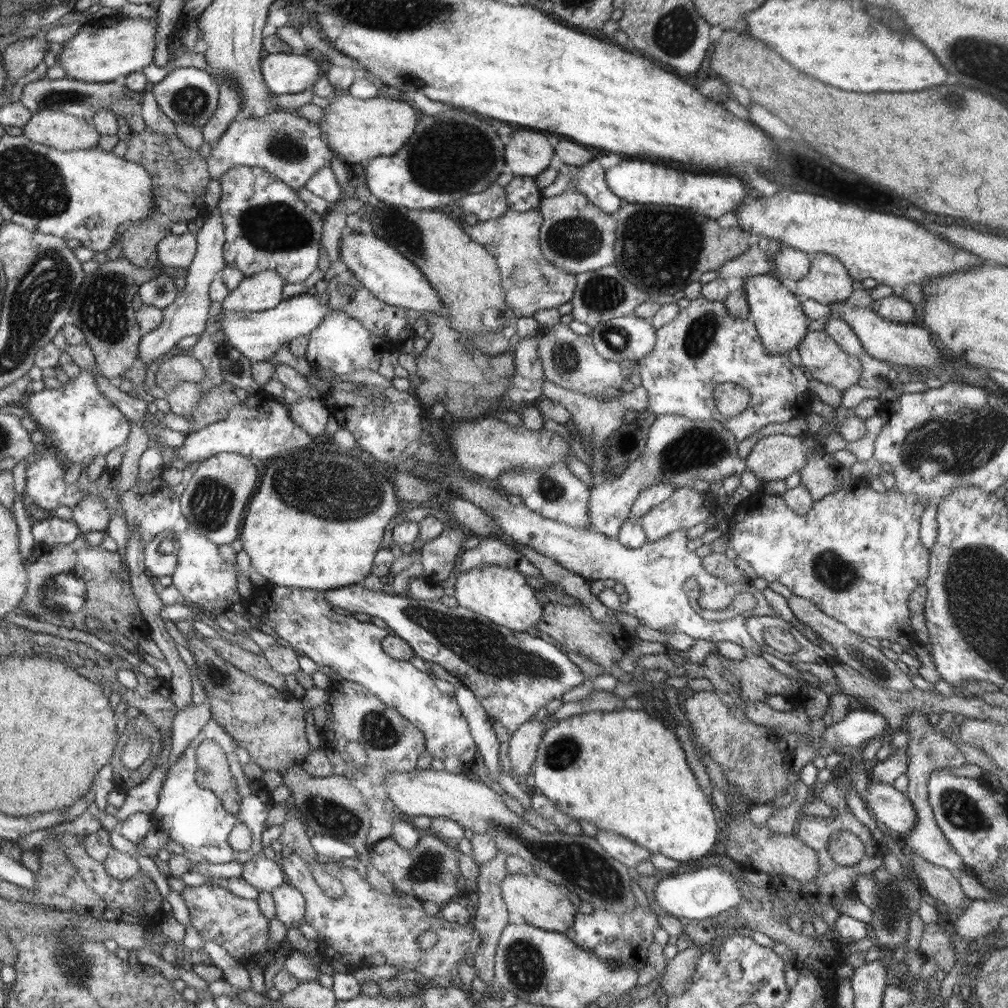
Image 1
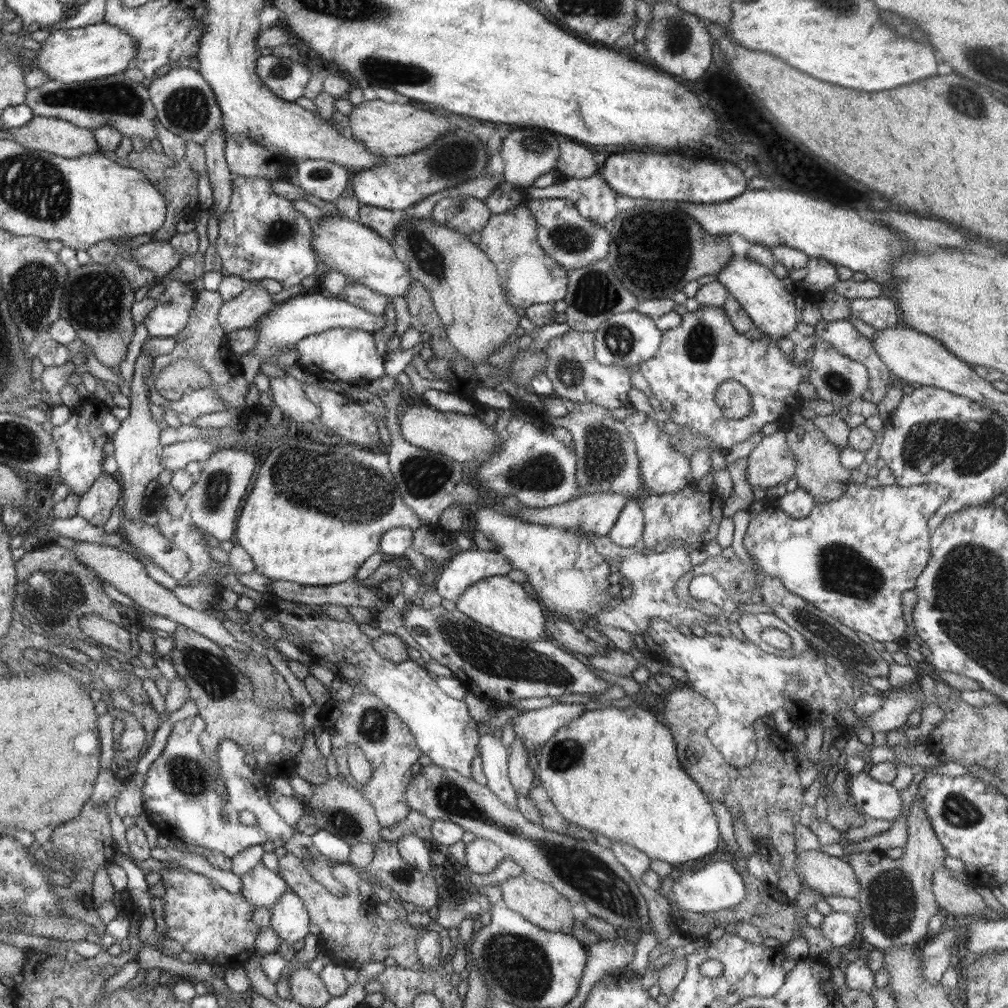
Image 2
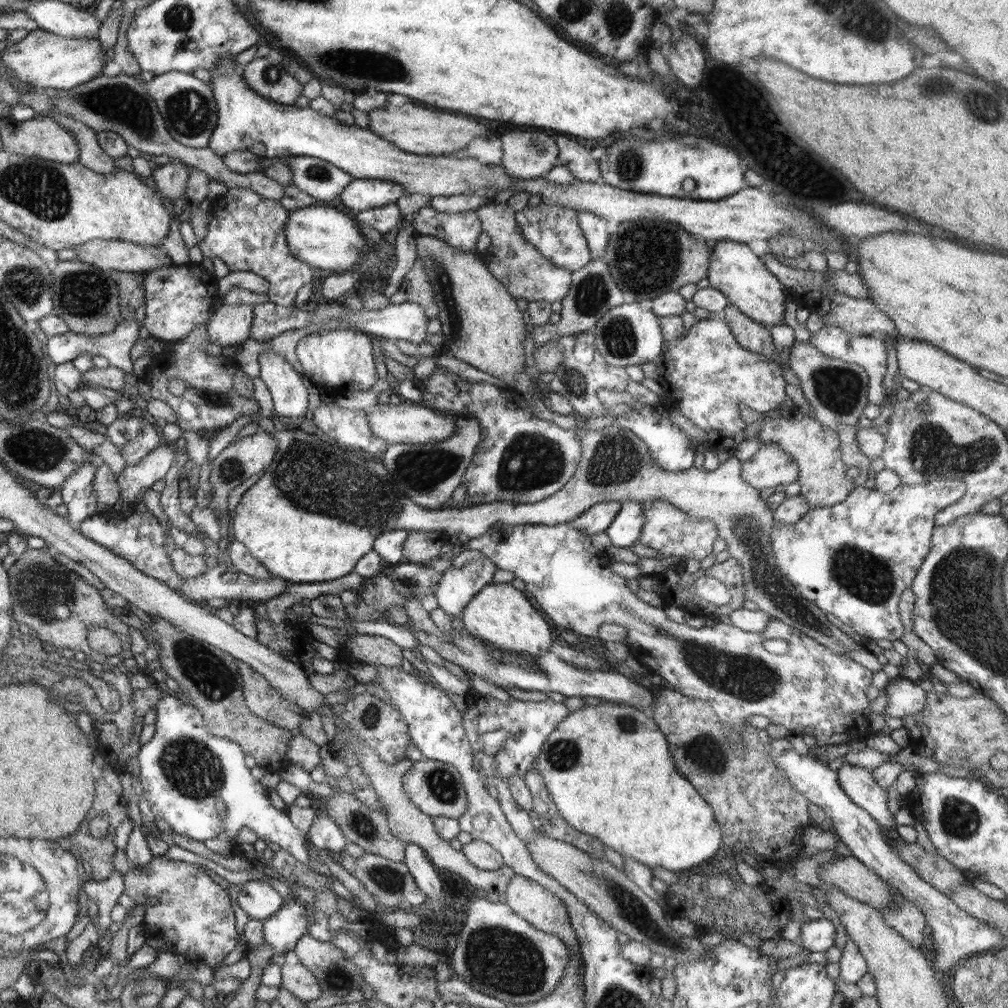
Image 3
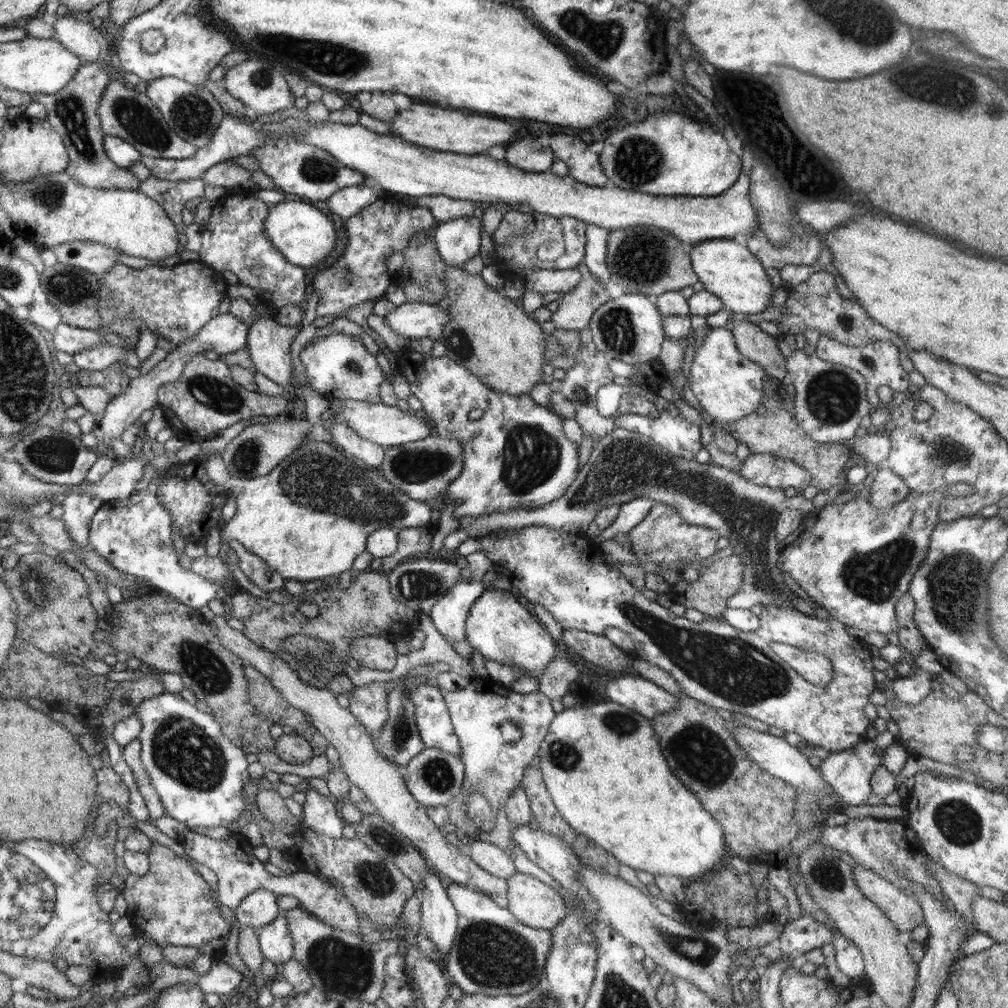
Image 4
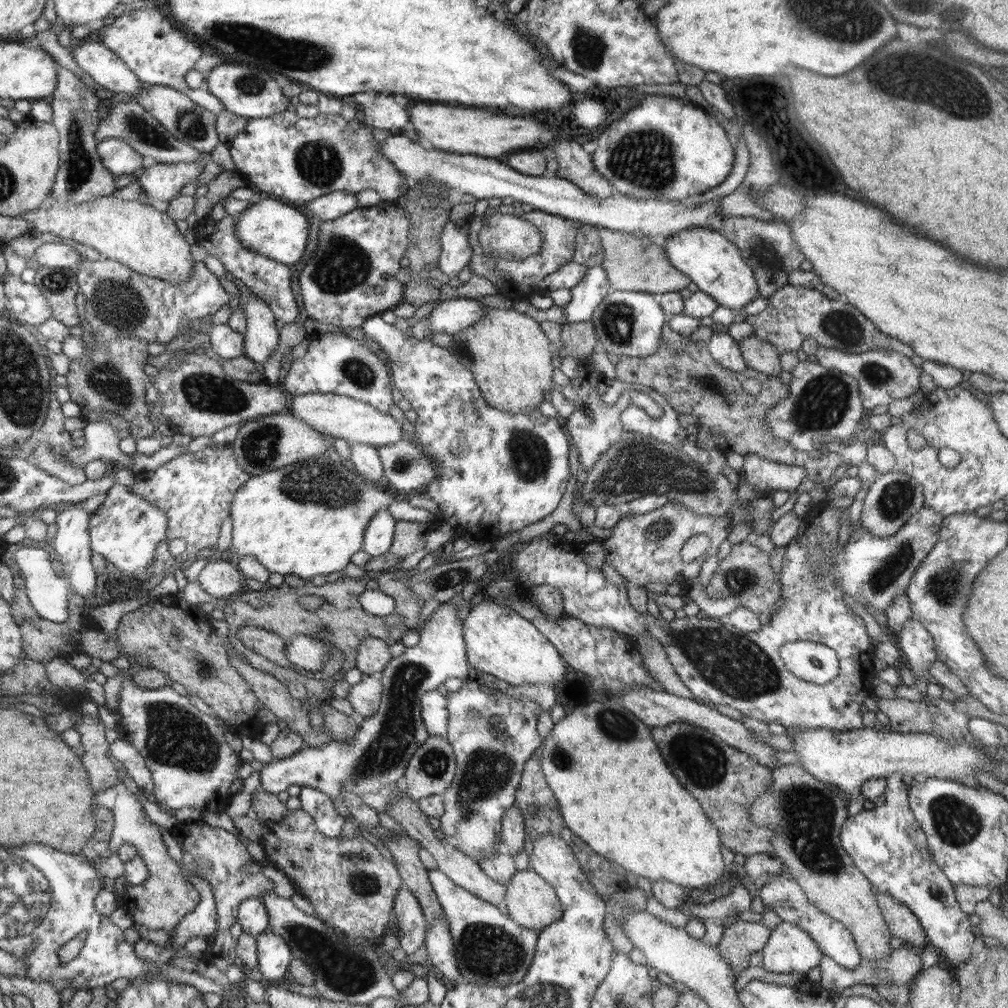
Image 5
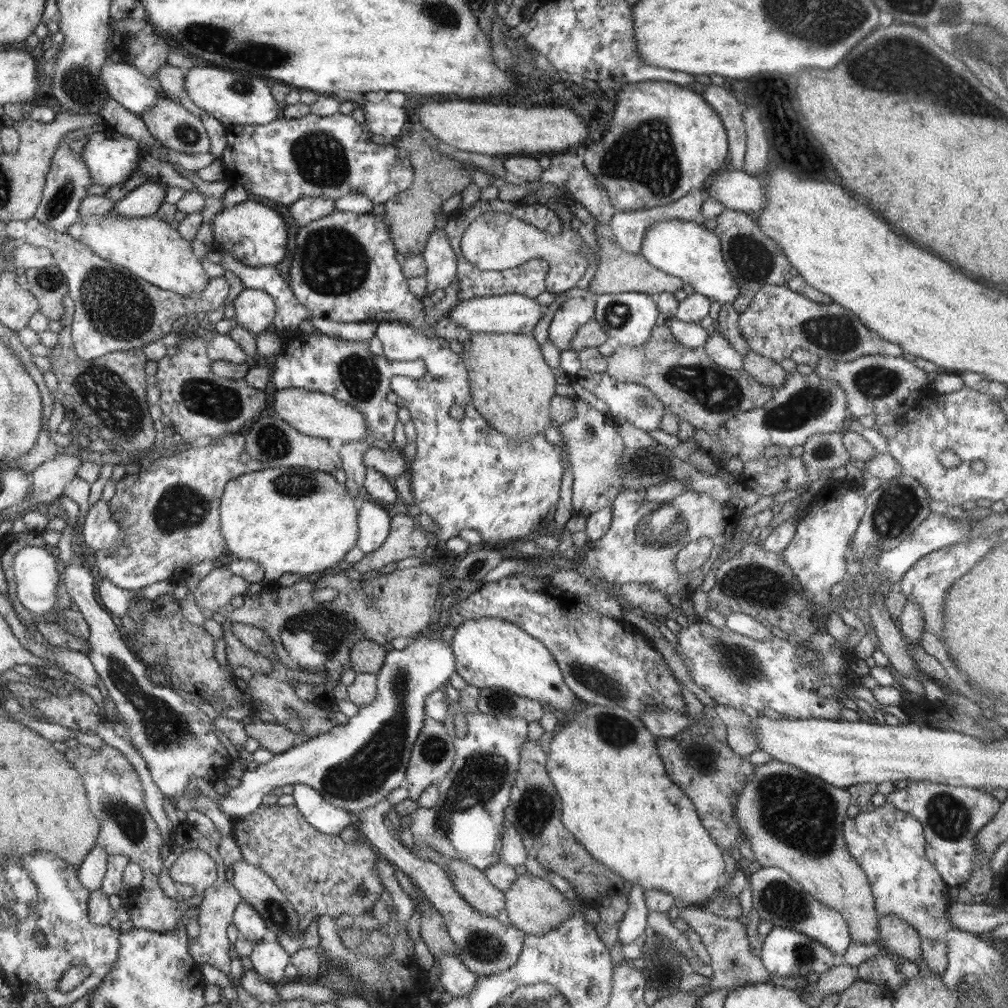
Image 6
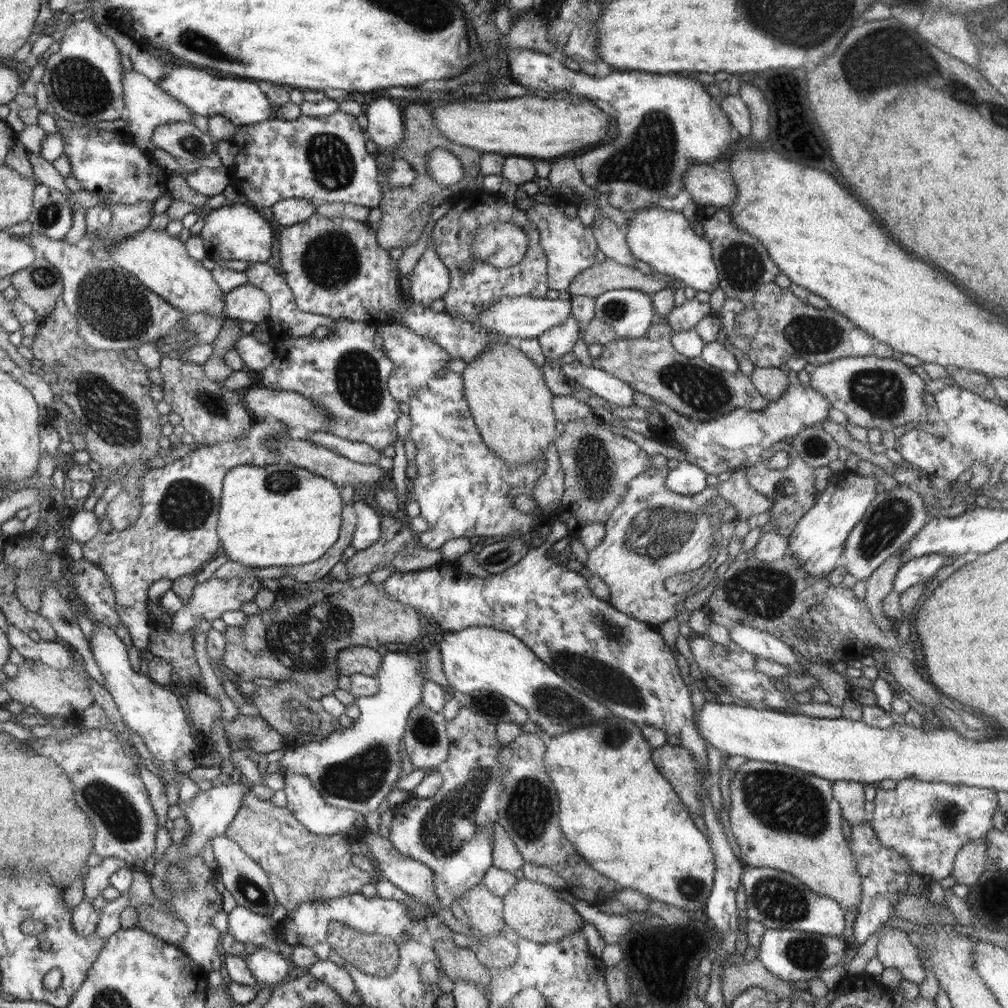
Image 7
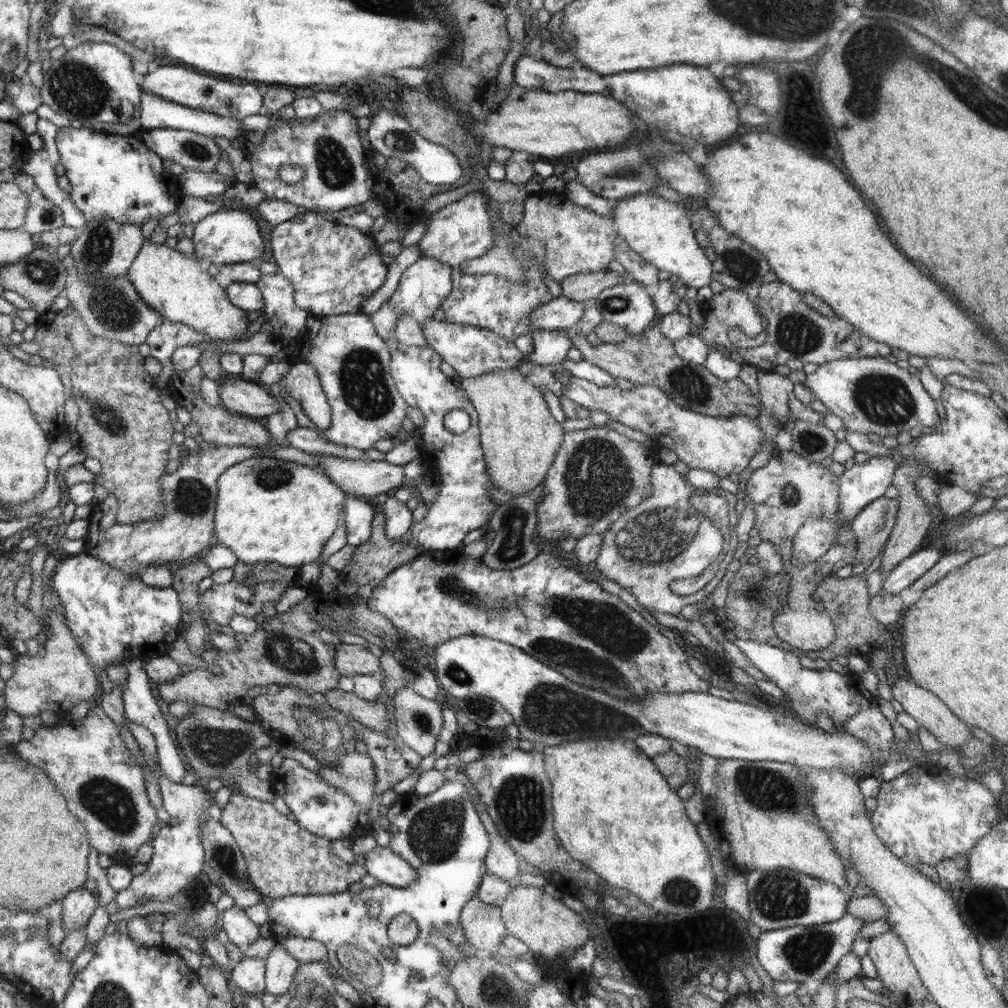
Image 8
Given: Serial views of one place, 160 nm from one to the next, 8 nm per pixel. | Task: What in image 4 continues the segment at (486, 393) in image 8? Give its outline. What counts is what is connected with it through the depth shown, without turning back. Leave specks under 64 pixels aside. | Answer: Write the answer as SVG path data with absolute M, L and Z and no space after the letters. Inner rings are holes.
M447 266L446 288L451 304L448 307L450 321L441 337L446 346L446 356L473 372L488 388L494 392L502 392L510 396L530 394L536 384L543 382L542 366L547 362L546 338L540 323L528 316L519 302L505 297L501 290L486 285L480 275L469 274L463 266Z

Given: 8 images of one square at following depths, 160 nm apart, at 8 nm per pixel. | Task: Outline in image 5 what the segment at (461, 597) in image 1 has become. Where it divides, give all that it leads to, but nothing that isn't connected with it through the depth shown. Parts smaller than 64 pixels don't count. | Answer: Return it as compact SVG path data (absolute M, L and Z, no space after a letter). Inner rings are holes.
M489 599L478 602L463 622L467 662L511 686L557 685L564 680L566 666L558 650L529 620L504 603Z

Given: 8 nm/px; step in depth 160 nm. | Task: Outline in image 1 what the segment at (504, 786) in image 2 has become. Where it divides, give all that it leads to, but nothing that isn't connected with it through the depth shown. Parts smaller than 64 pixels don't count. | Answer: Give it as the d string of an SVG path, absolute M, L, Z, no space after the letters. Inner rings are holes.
M464 684L456 686L453 698L457 701L462 715L468 722L470 734L472 734L472 738L477 744L477 751L481 752L480 756L484 759L490 780L497 783L502 770L499 765L500 757L498 757L500 742L497 740L496 732L490 724L491 719L474 693Z

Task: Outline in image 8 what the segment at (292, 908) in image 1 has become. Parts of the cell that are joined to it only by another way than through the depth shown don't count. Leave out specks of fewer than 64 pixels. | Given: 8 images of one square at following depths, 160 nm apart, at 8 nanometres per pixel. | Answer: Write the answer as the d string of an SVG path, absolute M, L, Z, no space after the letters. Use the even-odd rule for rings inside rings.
M244 957L228 973L230 980L247 994L264 994L264 961L258 957Z

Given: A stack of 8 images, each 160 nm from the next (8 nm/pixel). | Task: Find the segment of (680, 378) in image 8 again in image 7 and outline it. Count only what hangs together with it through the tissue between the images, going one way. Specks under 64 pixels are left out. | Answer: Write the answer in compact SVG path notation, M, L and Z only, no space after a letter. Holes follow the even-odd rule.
M652 324L642 338L620 339L603 345L600 356L592 359L594 368L609 372L638 392L658 403L701 422L731 413L736 409L762 411L769 403L753 385L751 378L738 369L735 373L718 370L700 357L682 356L671 343L671 326Z

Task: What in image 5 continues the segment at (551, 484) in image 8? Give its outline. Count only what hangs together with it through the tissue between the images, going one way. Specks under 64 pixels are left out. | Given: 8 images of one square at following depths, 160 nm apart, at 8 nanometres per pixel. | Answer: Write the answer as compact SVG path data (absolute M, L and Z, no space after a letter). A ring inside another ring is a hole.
M586 357L579 361L584 370L580 371L578 376L572 378L569 385L560 386L560 391L564 396L574 403L573 413L562 421L571 444L578 449L580 468L584 471L590 470L596 461L612 447L615 442L620 440L623 427L620 412L630 405L635 405L644 409L651 418L657 419L663 415L663 407L659 405L650 395L643 393L630 393L629 398L618 400L618 404L608 406L602 399L601 394L595 389L600 382L600 374L594 370L591 364L591 358Z

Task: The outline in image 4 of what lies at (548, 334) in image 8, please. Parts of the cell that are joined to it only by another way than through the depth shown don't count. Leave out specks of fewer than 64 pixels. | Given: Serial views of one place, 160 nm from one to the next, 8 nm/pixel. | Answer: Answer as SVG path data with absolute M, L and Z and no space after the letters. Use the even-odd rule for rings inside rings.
M595 224L586 225L586 245L583 263L604 286L608 287L611 274L607 265L607 240L609 232Z

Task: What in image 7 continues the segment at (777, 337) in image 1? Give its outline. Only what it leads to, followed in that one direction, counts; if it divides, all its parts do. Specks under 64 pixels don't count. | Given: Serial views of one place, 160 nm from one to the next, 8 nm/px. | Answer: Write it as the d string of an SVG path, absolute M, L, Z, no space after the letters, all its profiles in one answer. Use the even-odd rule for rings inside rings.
M646 208L623 227L630 253L646 262L658 273L680 278L685 287L712 293L719 287L718 267L712 255L712 246L706 236L698 236L681 212L664 208Z

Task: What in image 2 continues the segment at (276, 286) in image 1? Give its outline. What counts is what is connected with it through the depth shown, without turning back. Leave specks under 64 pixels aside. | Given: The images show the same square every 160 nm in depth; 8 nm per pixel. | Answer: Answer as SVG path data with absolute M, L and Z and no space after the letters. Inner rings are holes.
M252 283L236 298L224 302L218 312L218 323L222 324L225 334L248 328L266 316L272 304L272 294L261 285Z

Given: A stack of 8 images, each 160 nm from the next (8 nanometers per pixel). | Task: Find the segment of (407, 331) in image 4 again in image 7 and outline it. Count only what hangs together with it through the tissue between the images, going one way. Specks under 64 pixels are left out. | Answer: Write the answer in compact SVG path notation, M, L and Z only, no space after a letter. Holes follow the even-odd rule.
M562 295L557 300L515 296L514 298L500 298L500 301L490 305L488 309L484 309L480 313L480 317L476 319L476 324L502 333L504 338L518 336L518 338L530 339L539 337L549 328L566 323L566 319L570 318L570 315L572 315L572 310L567 295Z

